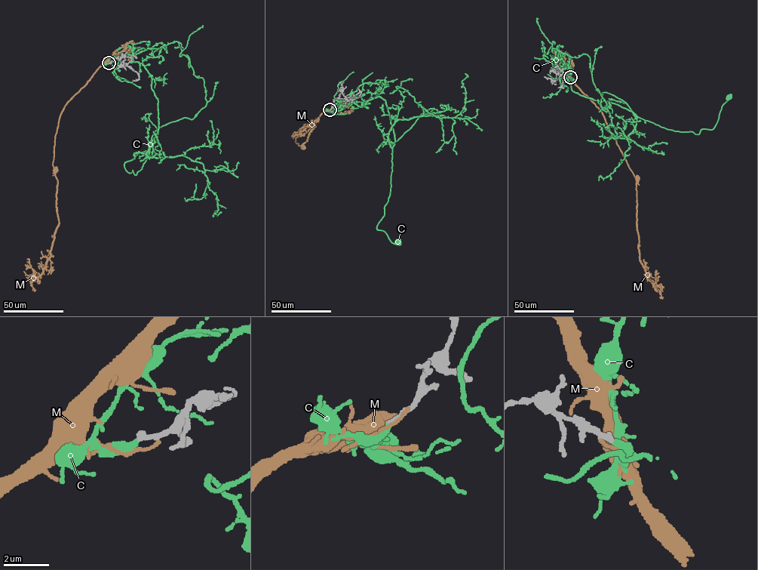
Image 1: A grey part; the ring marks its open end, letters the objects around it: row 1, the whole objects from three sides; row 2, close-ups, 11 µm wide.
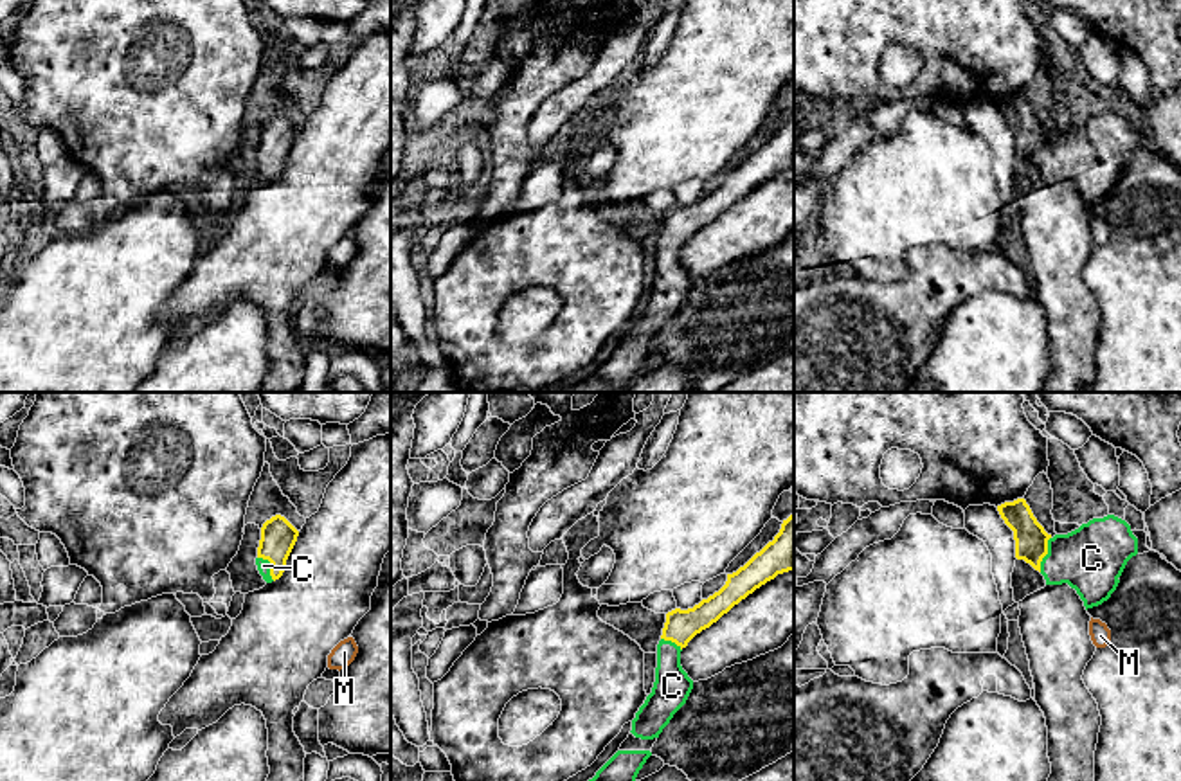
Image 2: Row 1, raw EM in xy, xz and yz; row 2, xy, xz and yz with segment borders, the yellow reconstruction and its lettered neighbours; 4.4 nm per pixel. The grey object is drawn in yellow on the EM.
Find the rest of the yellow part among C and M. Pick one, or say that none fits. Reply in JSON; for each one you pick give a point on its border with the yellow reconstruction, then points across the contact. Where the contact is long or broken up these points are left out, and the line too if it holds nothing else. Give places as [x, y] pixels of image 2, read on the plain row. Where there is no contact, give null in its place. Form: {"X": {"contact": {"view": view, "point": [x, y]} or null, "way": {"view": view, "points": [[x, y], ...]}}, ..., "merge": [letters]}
{"C": {"contact": {"view": "yz", "point": [1046, 150]}, "way": {"view": "yz", "points": [[1030, 135], [1046, 150], [1055, 155], [1091, 155]]}}, "merge": ["C"]}

